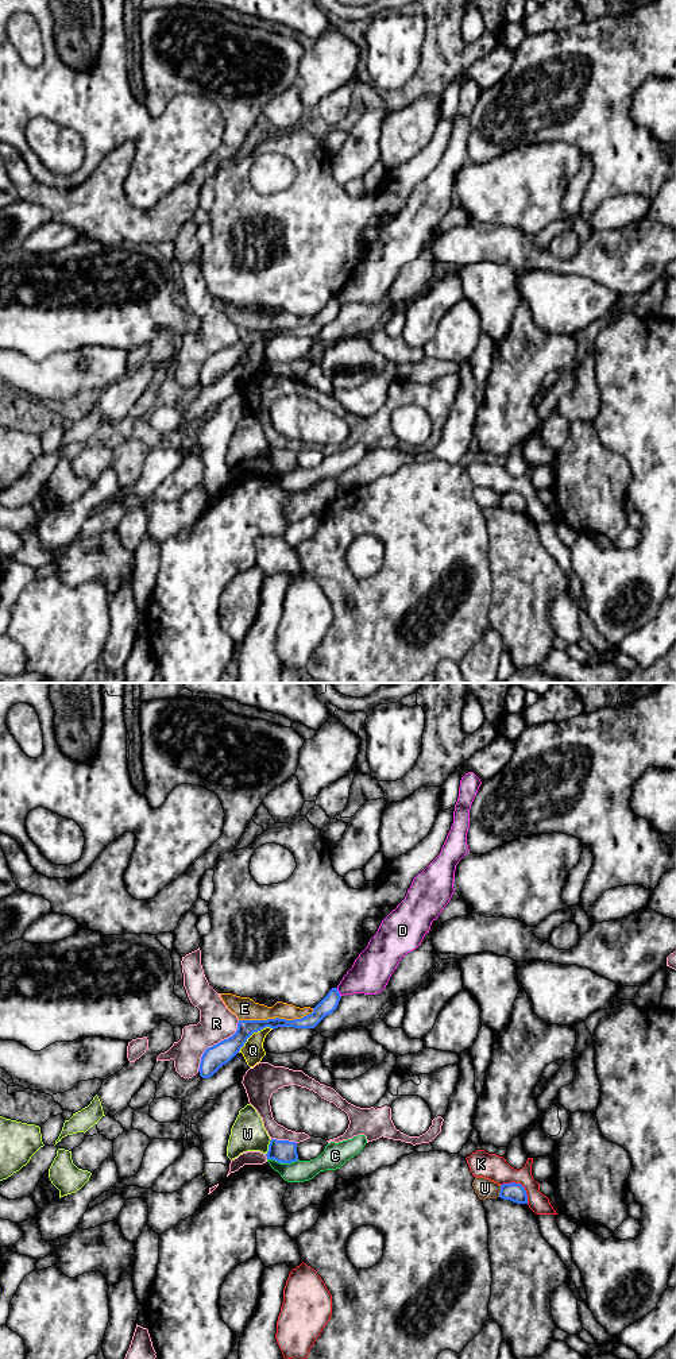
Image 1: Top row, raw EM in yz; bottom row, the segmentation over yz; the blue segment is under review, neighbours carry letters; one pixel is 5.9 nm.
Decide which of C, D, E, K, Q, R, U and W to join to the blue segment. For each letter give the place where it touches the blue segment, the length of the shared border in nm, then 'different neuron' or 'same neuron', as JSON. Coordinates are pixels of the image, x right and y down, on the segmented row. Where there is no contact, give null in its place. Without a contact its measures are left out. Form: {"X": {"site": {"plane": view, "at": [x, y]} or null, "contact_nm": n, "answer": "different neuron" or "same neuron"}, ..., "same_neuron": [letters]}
{"C": {"site": {"plane": "yz", "at": [284, 1162]}, "contact_nm": 190, "answer": "different neuron"}, "D": {"site": {"plane": "yz", "at": [338, 992]}, "contact_nm": 60, "answer": "different neuron"}, "E": {"site": {"plane": "yz", "at": [277, 1018]}, "contact_nm": 460, "answer": "different neuron"}, "K": {"site": {"plane": "yz", "at": [520, 1184]}, "contact_nm": 200, "answer": "different neuron"}, "Q": {"site": {"plane": "yz", "at": [254, 1031]}, "contact_nm": 260, "answer": "different neuron"}, "R": {"site": {"plane": "yz", "at": [215, 1045]}, "contact_nm": 400, "answer": "different neuron"}, "U": {"site": {"plane": "yz", "at": [501, 1190]}, "contact_nm": 70, "answer": "different neuron"}, "W": {"site": {"plane": "yz", "at": [269, 1147]}, "contact_nm": 100, "answer": "different neuron"}, "same_neuron": []}

